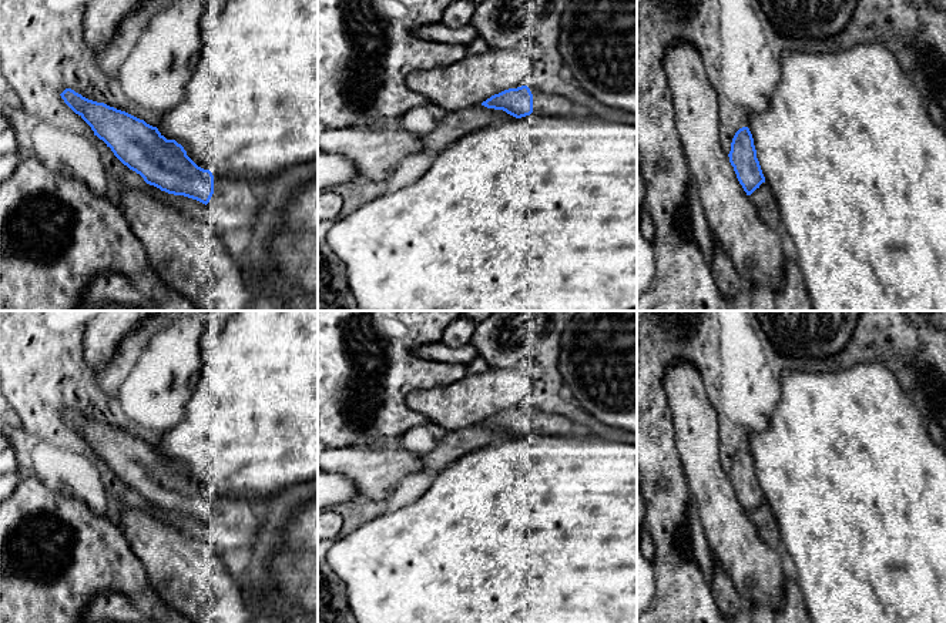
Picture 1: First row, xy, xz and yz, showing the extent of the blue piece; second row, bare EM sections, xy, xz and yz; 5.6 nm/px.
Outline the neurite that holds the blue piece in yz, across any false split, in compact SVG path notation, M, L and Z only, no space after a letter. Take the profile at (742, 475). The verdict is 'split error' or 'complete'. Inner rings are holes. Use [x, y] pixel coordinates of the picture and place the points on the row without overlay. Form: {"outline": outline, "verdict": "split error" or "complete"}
{"outline": "M742 446L735 452L728 476L739 503L751 518L762 540L776 550L782 543L779 527L762 493L754 458L748 446Z", "verdict": "split error"}

